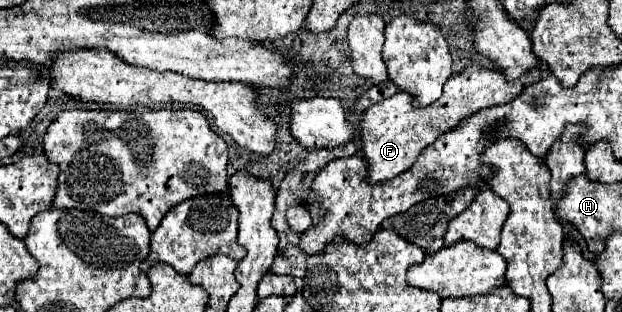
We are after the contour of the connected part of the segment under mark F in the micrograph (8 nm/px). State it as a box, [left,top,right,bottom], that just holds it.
[361,65,541,181]

